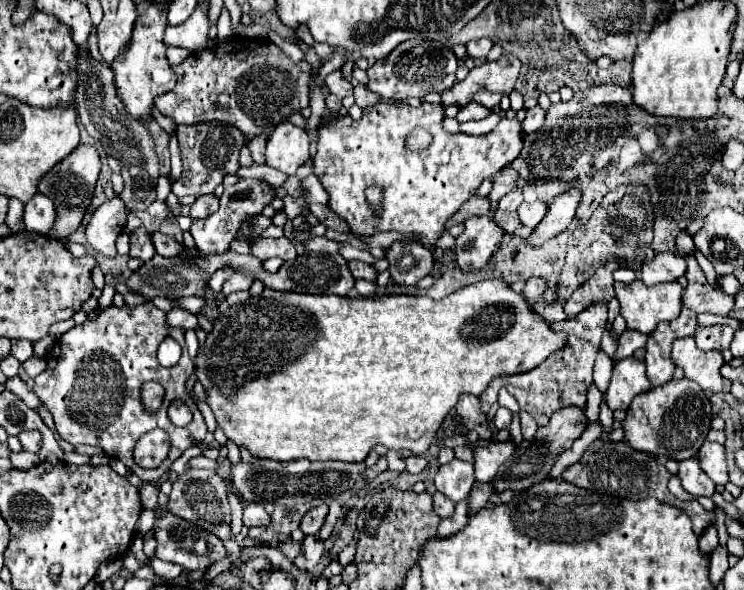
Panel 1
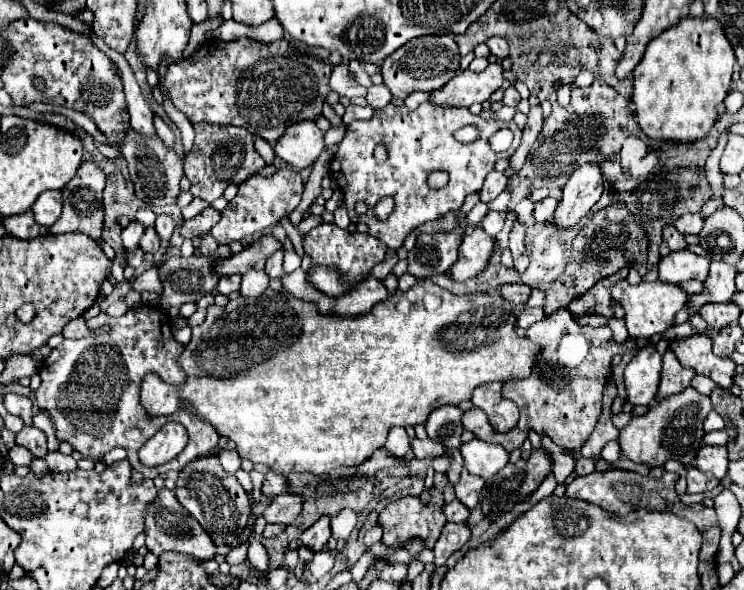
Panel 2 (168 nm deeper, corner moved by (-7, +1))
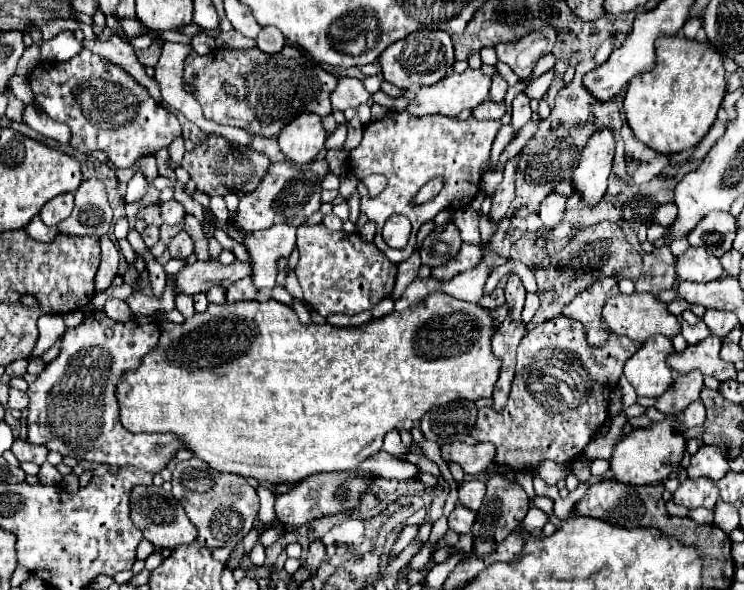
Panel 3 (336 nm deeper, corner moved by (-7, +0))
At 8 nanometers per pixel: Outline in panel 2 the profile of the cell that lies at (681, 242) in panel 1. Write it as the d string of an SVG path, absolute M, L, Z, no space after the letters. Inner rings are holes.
M685 214L681 218L675 218L673 226L681 232L681 234L697 234L703 226L703 218L699 214Z

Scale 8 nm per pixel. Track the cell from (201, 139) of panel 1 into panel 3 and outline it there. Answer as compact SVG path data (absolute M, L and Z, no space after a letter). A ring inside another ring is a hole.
M209 133L193 151L185 153L181 165L189 171L199 193L223 197L227 193L243 195L245 191L253 191L253 187L261 181L261 175L265 175L269 159L251 147L239 147L217 133Z

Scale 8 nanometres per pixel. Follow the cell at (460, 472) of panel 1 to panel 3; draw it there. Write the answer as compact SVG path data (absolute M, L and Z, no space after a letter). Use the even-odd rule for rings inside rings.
M469 479L459 487L459 503L471 511L477 511L485 497L485 483L479 479Z

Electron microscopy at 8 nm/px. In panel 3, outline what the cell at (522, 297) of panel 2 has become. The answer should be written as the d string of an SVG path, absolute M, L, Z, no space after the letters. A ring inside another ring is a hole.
M497 289L497 291L493 291L491 295L485 295L485 297L481 297L477 303L481 305L481 307L485 307L485 309L497 309L501 303L505 301L505 297L503 297L503 291L501 289Z

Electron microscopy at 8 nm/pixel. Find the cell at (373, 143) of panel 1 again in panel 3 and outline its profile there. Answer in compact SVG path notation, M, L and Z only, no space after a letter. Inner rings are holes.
M389 111L385 119L375 121L363 129L363 141L359 147L355 147L349 153L349 171L355 173L359 179L357 191L361 197L361 213L367 215L369 221L375 221L377 233L373 243L391 259L393 263L401 263L411 257L415 251L415 235L419 227L427 221L431 221L439 211L447 207L461 207L471 203L471 199L479 193L481 175L485 171L491 171L491 145L501 131L503 123L497 121L477 121L475 117L469 117L465 121L445 117L445 115L429 115L429 117L413 117L399 111ZM367 175L385 175L387 185L379 193L379 197L369 199L369 193L363 185L363 177ZM431 177L443 177L445 187L437 197L423 205L413 205L413 197L417 191L431 179ZM391 215L405 215L411 221L411 237L407 247L393 249L389 247L381 237L381 227Z

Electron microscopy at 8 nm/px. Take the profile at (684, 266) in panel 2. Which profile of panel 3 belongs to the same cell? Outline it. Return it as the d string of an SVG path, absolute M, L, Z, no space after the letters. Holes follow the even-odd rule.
M689 247L685 253L675 257L675 271L679 281L709 283L721 279L723 267L715 255L709 255L703 247Z

